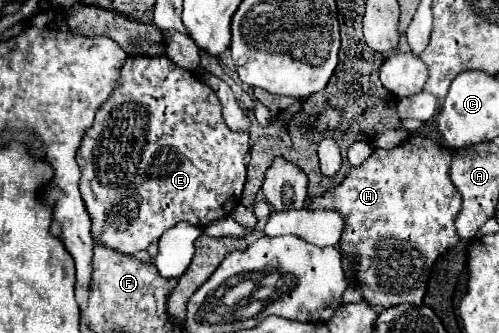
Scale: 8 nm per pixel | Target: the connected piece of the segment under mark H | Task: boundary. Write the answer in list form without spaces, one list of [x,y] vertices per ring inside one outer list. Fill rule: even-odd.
[[[409,136],[405,142],[401,142],[391,150],[375,148],[373,154],[361,166],[349,170],[341,186],[333,186],[333,190],[329,190],[329,194],[321,194],[321,198],[309,198],[307,204],[309,210],[327,208],[345,214],[345,230],[341,234],[339,250],[355,260],[353,284],[361,288],[363,300],[369,302],[371,306],[389,308],[401,302],[409,302],[415,306],[423,304],[423,296],[427,292],[427,280],[431,270],[435,268],[437,258],[461,242],[455,230],[457,210],[461,208],[461,194],[457,194],[457,188],[449,178],[449,162],[451,162],[449,148],[423,136]],[[395,258],[405,260],[405,262],[399,260],[397,266],[391,266],[391,272],[397,274],[391,276],[389,272],[377,268],[385,262],[397,262]]]

